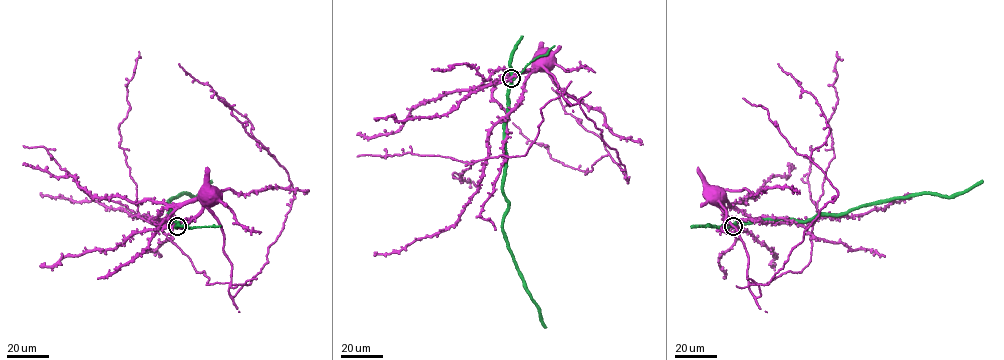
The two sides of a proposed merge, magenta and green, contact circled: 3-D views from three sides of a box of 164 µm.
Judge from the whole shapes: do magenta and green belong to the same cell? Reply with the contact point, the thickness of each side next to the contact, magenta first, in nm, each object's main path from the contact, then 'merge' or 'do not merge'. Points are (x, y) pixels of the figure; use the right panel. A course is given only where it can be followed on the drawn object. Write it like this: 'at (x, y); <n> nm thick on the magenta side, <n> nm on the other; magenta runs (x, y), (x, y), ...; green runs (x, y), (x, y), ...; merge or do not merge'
at (733, 226); 550 nm thick on the magenta side, 500 nm on the other; magenta runs (733, 226), (727, 224), (724, 206), (714, 203), (710, 196); green runs (733, 226), (775, 219), (808, 221), (820, 214), (846, 214), (857, 207), (920, 193), (955, 196), (982, 180); do not merge

